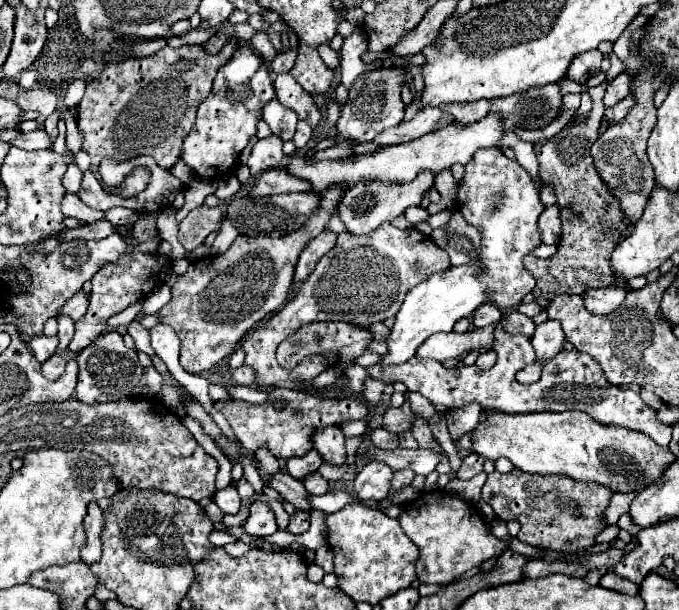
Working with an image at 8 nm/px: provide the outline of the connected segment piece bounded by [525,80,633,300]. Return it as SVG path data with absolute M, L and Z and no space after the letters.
M607 80L595 88L589 88L589 94L593 98L593 108L583 122L573 120L571 126L565 126L553 138L533 146L535 156L539 160L539 176L545 184L553 184L557 204L561 208L561 220L563 220L563 236L557 246L557 254L547 260L535 258L529 254L525 260L527 272L537 280L533 294L543 296L547 300L559 294L581 296L587 288L612 285L615 278L611 272L611 264L609 264L611 252L633 230L625 222L619 202L607 192L605 184L595 172L593 158L589 154L591 144L599 136L599 124L605 112L605 106L603 106L605 88L607 88Z

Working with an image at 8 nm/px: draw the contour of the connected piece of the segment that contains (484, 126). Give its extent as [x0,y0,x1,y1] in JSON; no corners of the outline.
[287,114,507,192]

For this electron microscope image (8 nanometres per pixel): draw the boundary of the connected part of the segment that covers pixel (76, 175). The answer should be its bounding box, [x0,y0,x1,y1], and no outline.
[63,164,83,194]

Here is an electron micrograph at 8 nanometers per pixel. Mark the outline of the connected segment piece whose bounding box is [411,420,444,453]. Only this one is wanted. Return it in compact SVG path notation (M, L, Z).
M415 420L411 428L412 435L417 440L419 448L433 450L437 453L444 453L441 446L436 443L435 438L429 426L427 426L427 420Z

